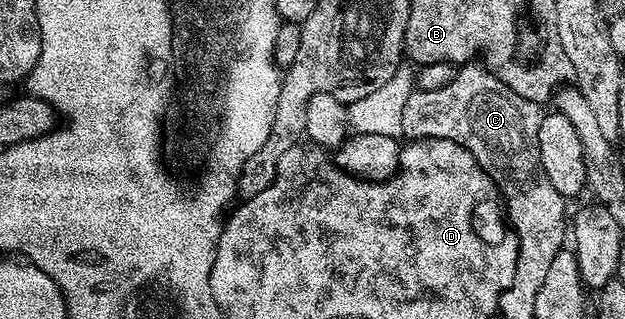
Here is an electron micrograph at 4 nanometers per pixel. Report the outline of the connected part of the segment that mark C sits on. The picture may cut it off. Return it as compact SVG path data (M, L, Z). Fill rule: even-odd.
M481 64L462 65L458 69L454 79L451 80L451 84L447 84L445 88L440 88L439 91L414 89L412 96L407 100L407 104L403 104L403 135L409 140L424 140L427 138L446 138L447 140L451 140L455 144L467 148L471 152L471 156L475 156L477 163L487 172L487 176L491 176L491 180L497 185L497 193L503 203L503 210L507 215L507 221L517 234L517 267L515 268L515 280L509 285L507 294L508 297L531 300L539 292L539 288L543 284L543 276L547 276L547 268L551 268L551 260L555 260L557 253L566 245L567 214L565 218L565 206L567 206L567 199L559 192L555 192L555 188L551 184L551 180L547 180L547 172L543 172L543 164L539 160L539 124L541 123L541 115L543 113L542 107L536 102L532 102L515 92L511 92L511 88L507 88L507 84L500 82L488 68L484 65L477 65Z

